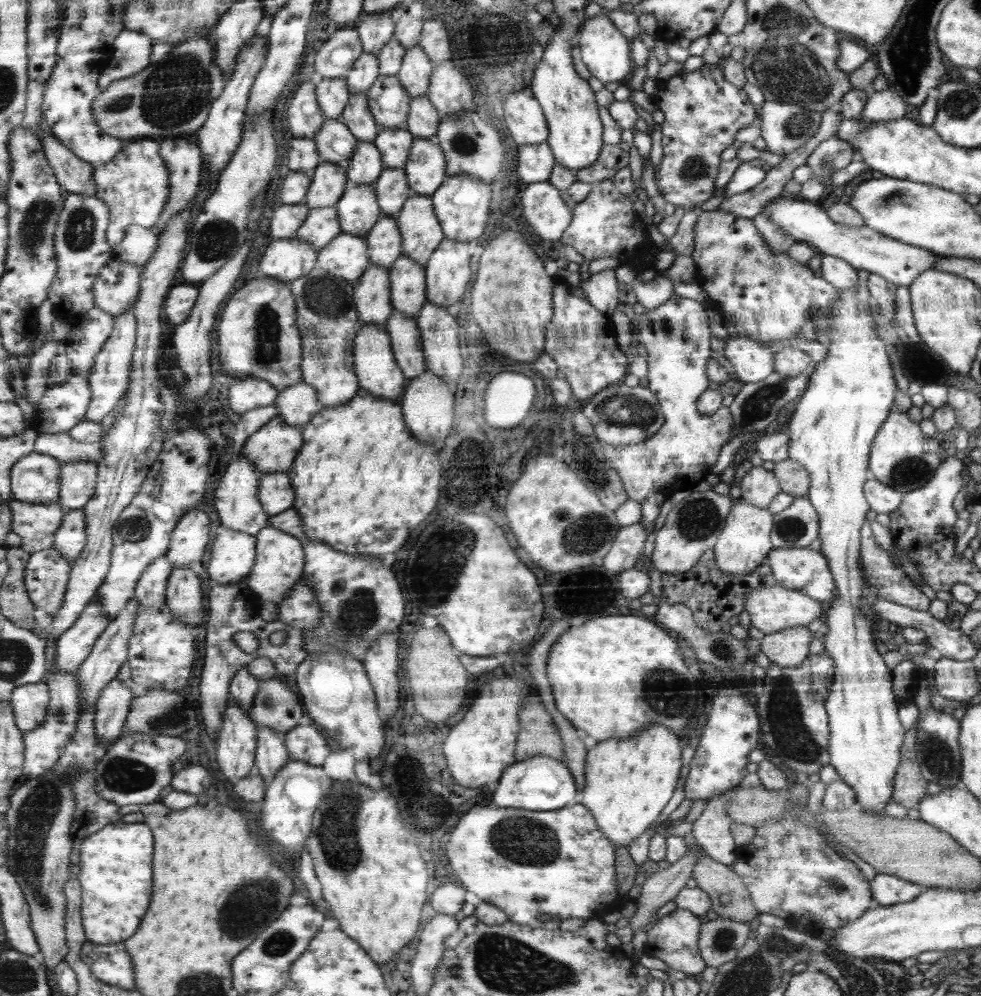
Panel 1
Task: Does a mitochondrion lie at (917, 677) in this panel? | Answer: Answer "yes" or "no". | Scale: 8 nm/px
no

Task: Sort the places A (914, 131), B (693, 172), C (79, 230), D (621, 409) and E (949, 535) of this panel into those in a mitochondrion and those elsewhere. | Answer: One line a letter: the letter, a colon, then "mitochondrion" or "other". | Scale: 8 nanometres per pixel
A: other
B: mitochondrion
C: mitochondrion
D: mitochondrion
E: other

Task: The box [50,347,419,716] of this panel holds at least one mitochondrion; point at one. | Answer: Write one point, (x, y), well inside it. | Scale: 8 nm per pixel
(357, 615)

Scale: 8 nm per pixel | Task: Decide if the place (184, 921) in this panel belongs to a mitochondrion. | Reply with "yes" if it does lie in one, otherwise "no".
no

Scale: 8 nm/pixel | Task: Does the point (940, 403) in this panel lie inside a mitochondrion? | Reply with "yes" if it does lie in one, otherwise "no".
no

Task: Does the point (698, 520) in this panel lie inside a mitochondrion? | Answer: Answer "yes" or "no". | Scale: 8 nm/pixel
yes

